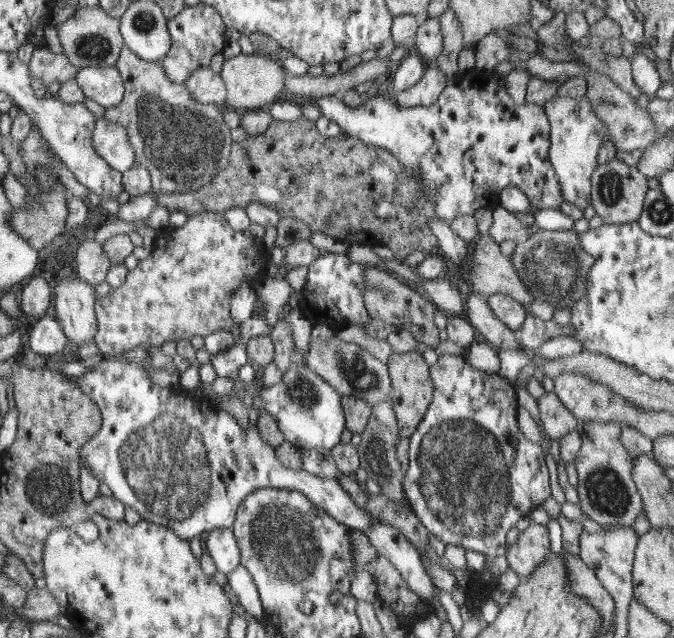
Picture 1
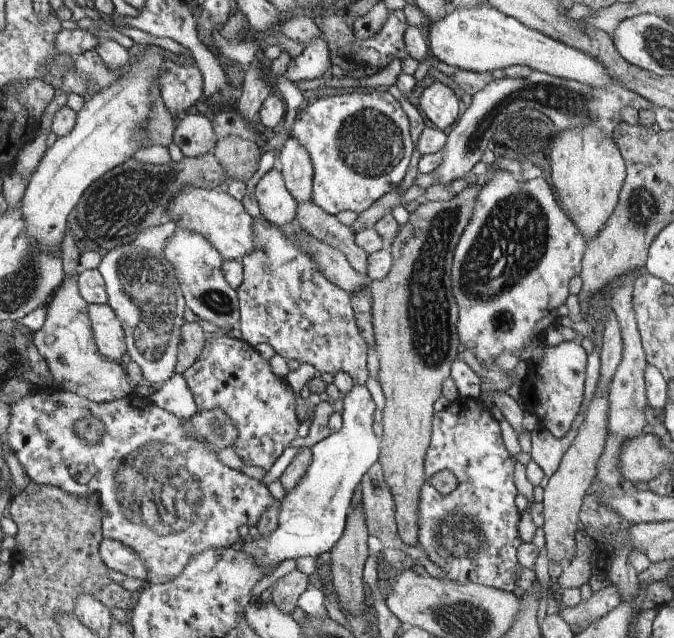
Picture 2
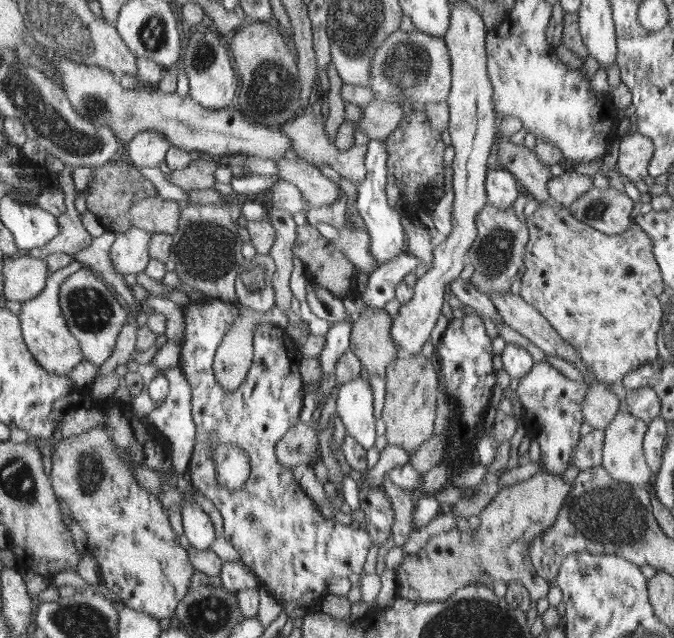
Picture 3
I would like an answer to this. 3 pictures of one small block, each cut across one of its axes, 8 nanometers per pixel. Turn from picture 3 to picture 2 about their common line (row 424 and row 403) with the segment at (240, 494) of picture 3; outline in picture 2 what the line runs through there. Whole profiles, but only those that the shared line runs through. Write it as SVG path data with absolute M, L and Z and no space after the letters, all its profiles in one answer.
M207 334L204 350L198 361L182 376L192 394L197 412L218 408L234 422L238 438L232 448L246 465L259 466L268 471L278 460L278 456L286 450L286 446L296 438L300 426L296 418L296 396L284 380L274 376L268 360L264 360L250 343L246 344L242 339L232 340L228 334L219 338Z

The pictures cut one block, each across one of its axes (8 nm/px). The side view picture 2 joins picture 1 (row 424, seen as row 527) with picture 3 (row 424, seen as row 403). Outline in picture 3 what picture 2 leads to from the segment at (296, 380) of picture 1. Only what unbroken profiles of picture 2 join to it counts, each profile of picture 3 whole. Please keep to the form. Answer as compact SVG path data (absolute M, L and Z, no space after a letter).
M365 375L342 384L336 396L336 414L344 424L346 433L366 450L376 442L372 400L372 390Z

